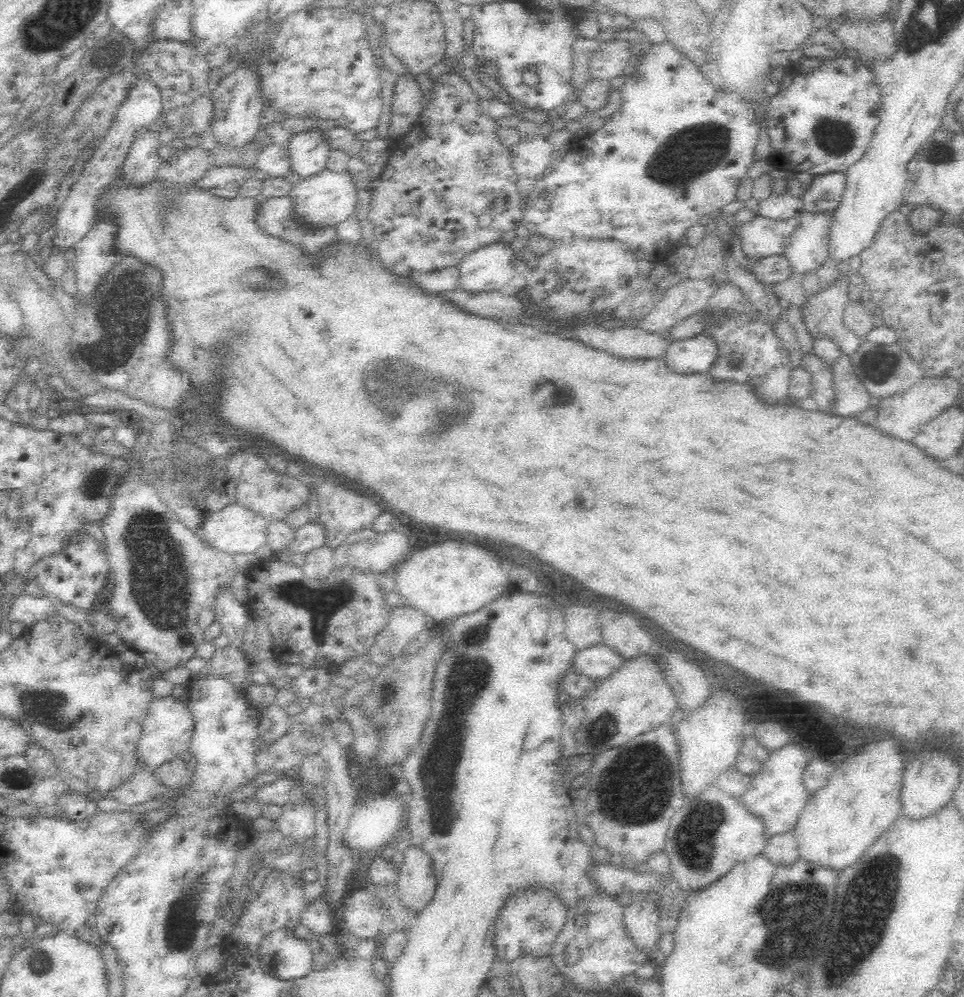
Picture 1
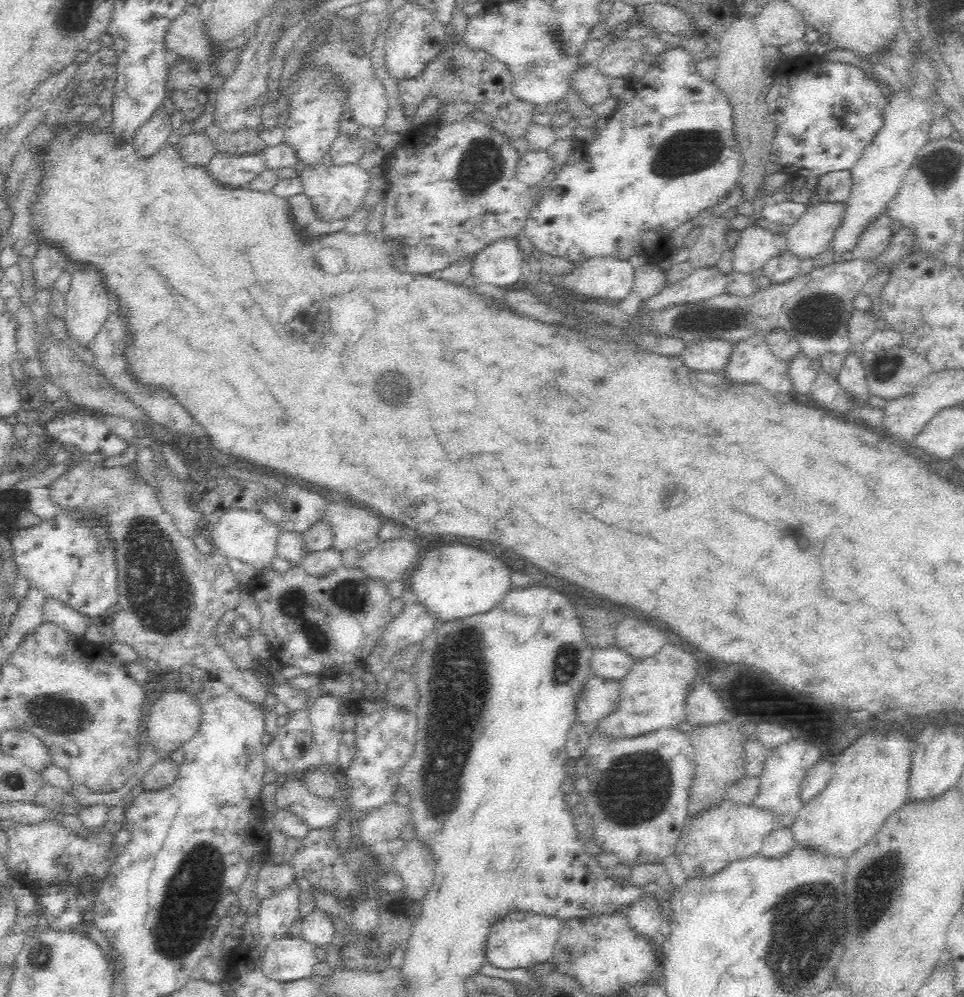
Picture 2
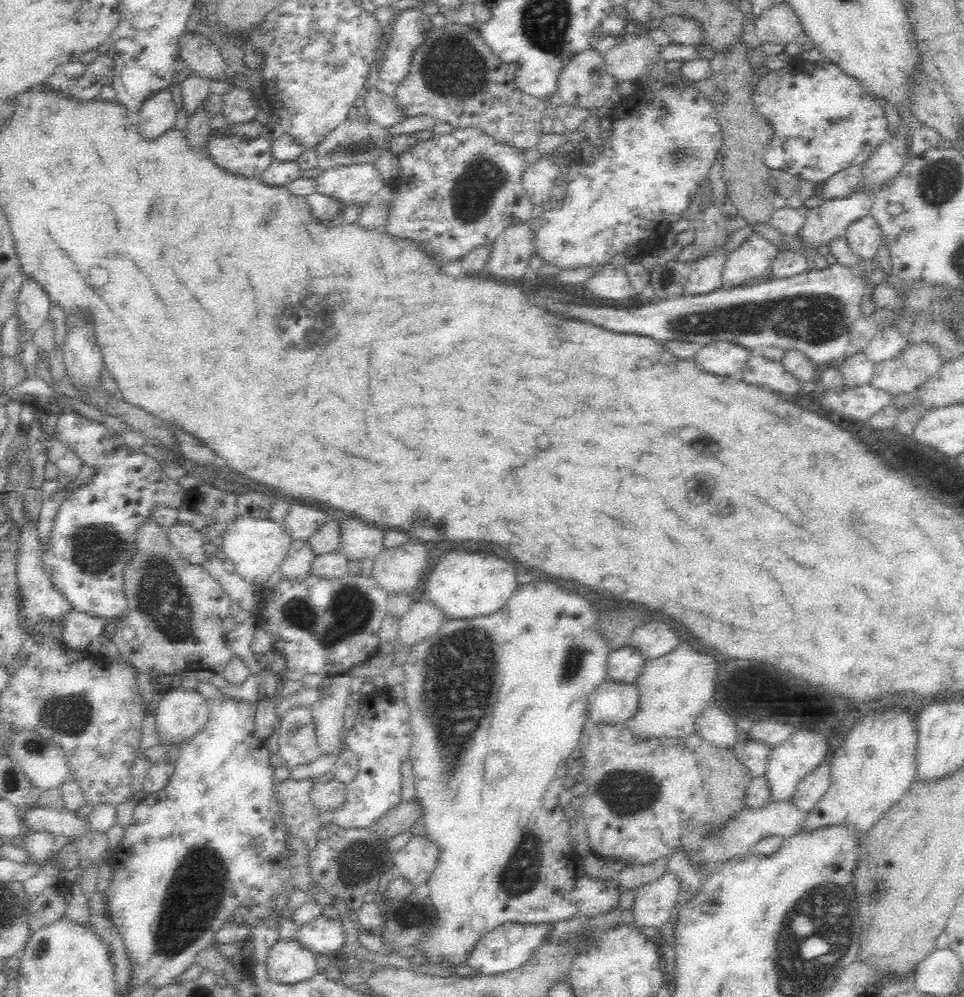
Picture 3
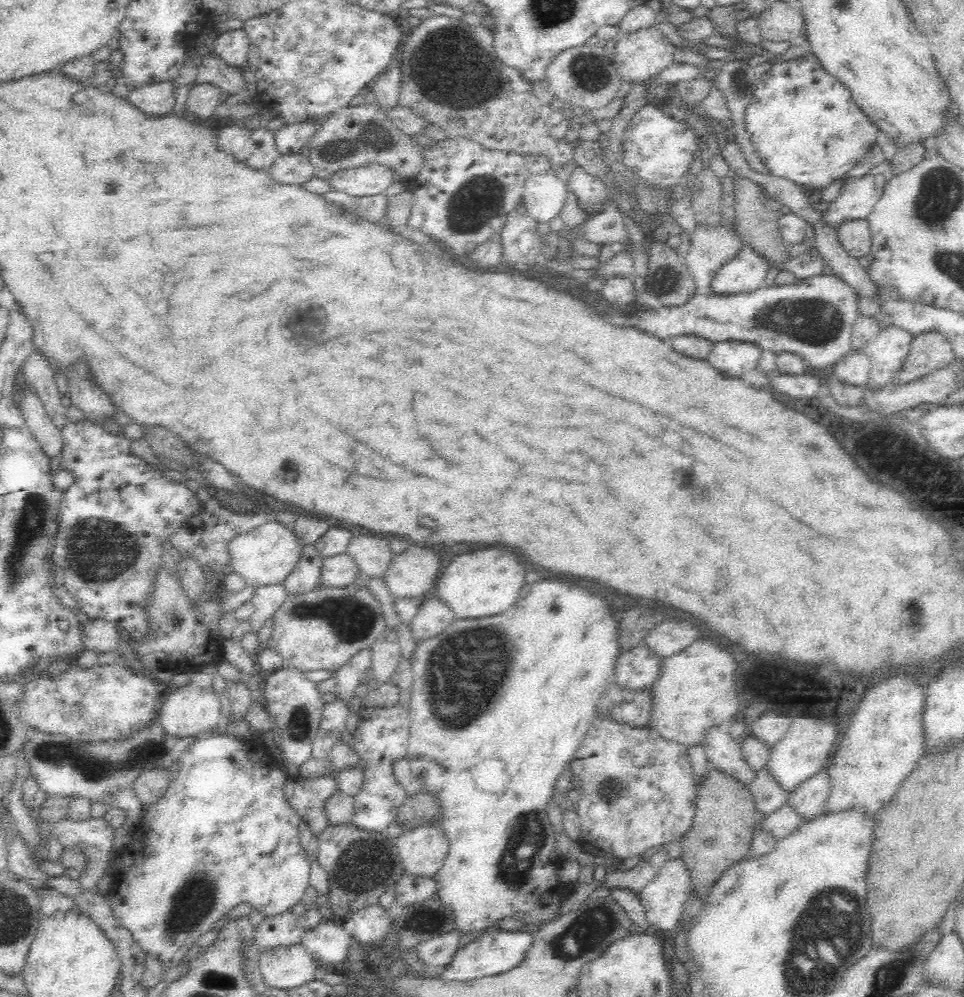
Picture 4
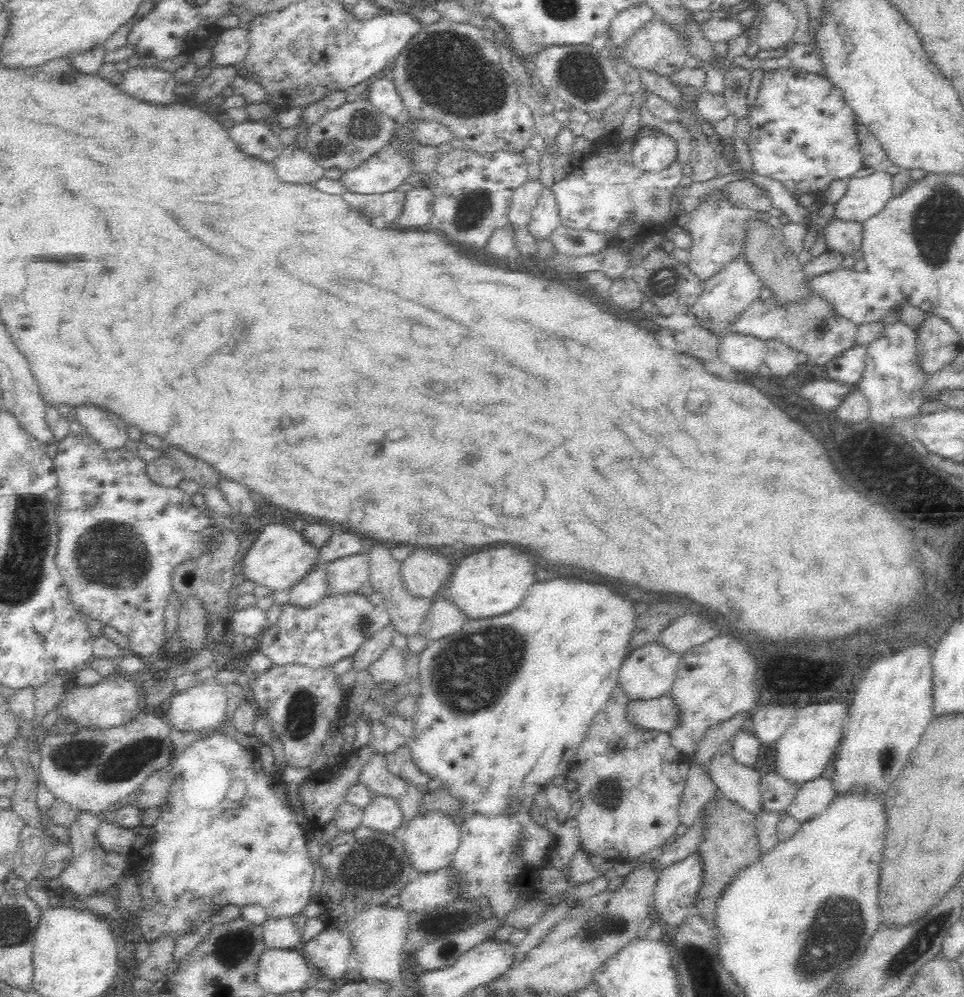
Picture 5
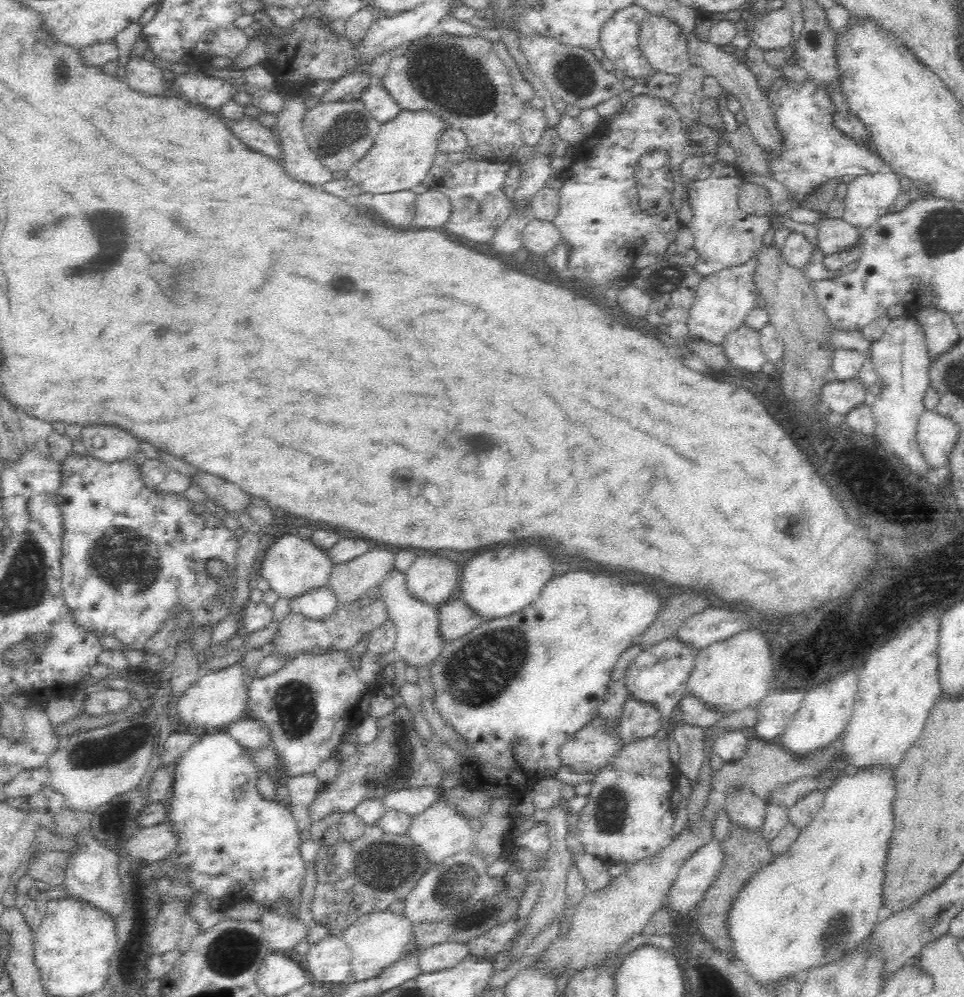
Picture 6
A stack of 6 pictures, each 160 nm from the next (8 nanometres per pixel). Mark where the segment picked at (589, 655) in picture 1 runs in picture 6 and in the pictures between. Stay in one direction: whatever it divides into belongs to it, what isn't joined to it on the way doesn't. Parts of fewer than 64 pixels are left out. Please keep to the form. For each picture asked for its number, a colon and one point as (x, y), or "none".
2: (611, 663)
3: (624, 664)
4: (636, 668)
5: (646, 672)
6: (657, 675)

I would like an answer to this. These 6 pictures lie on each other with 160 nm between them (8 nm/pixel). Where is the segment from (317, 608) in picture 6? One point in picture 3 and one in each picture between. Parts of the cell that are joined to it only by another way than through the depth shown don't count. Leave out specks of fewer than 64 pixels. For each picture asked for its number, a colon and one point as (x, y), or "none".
3: (297, 563)
4: (306, 574)
5: (313, 585)

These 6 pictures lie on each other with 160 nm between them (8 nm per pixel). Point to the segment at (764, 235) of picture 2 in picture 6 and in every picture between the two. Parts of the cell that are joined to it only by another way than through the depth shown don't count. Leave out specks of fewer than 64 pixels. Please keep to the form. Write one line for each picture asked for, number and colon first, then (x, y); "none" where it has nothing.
3: (752, 259)
4: (746, 270)
5: (736, 286)
6: (723, 299)

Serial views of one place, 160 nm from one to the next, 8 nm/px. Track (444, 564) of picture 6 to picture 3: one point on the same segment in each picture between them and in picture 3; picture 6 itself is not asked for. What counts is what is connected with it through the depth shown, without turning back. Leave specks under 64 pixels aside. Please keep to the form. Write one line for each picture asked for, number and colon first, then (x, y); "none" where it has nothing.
3: (400, 568)
4: (413, 572)
5: (423, 574)

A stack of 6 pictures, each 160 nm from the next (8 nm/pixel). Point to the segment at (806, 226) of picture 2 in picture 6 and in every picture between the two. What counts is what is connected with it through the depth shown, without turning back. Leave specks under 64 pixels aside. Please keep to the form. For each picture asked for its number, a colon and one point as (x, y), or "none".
3: (823, 224)
4: (856, 199)
5: (865, 196)
6: (868, 196)

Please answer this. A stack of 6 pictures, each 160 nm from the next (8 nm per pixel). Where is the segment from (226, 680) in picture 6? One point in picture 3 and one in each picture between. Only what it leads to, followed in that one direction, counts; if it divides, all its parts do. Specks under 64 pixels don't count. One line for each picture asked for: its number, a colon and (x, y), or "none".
3: (180, 715)
4: (187, 711)
5: (190, 710)

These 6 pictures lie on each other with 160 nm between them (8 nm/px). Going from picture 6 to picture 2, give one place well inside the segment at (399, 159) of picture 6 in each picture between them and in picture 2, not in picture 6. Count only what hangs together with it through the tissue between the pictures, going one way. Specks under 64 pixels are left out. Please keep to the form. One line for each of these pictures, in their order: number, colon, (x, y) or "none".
2: (336, 192)
3: (357, 184)
4: (369, 180)
5: (386, 170)

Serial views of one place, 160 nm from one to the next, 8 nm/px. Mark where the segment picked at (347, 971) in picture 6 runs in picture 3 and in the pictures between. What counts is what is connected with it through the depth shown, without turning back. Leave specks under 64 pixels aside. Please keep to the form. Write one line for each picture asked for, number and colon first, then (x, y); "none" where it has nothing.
3: (323, 935)
4: (329, 941)
5: (329, 950)

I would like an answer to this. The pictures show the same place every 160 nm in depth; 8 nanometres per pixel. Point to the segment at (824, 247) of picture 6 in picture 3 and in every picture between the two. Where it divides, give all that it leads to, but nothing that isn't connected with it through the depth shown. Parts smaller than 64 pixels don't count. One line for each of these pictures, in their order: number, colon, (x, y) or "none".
3: (864, 236)
4: (856, 237)
5: (845, 237)

